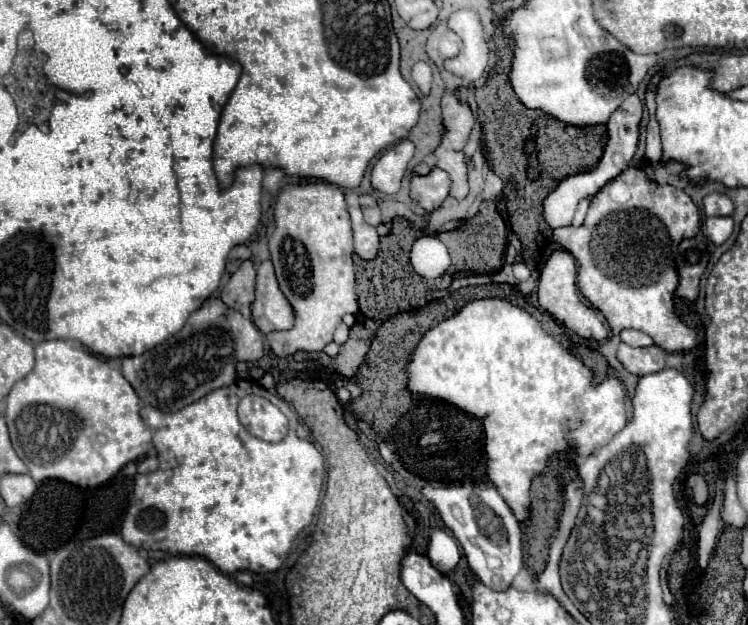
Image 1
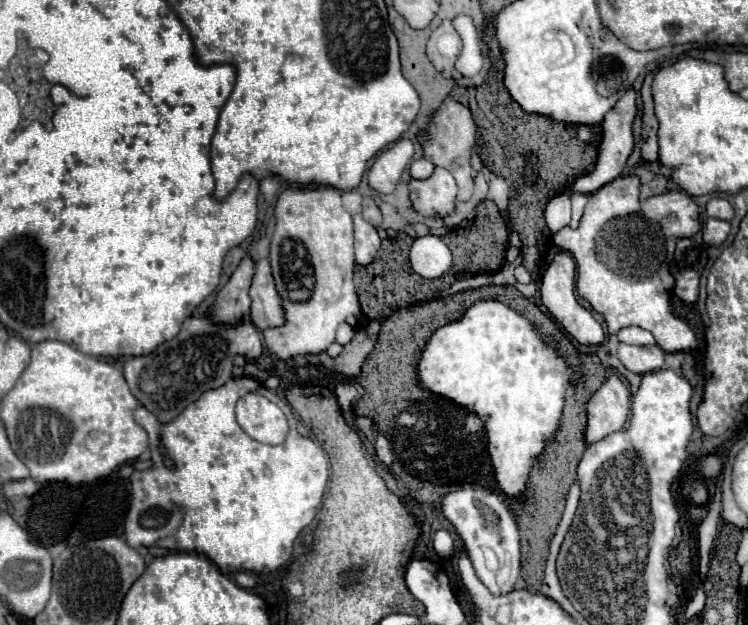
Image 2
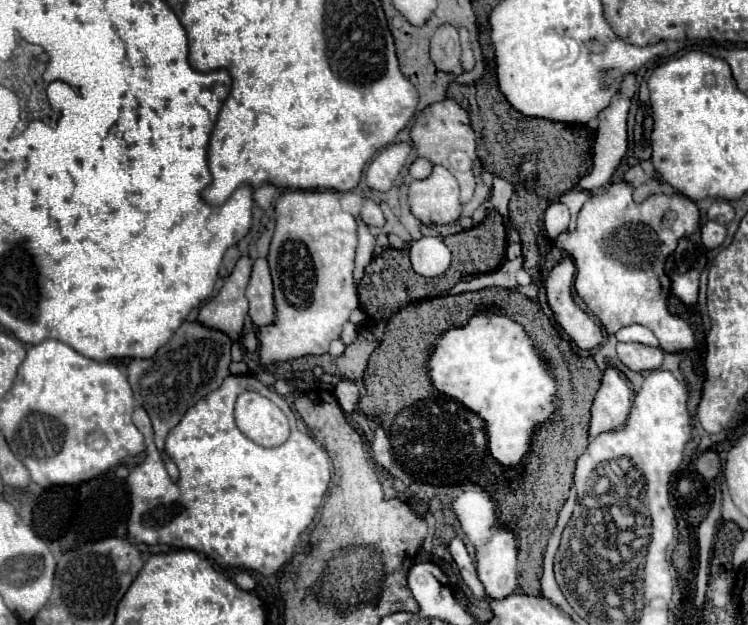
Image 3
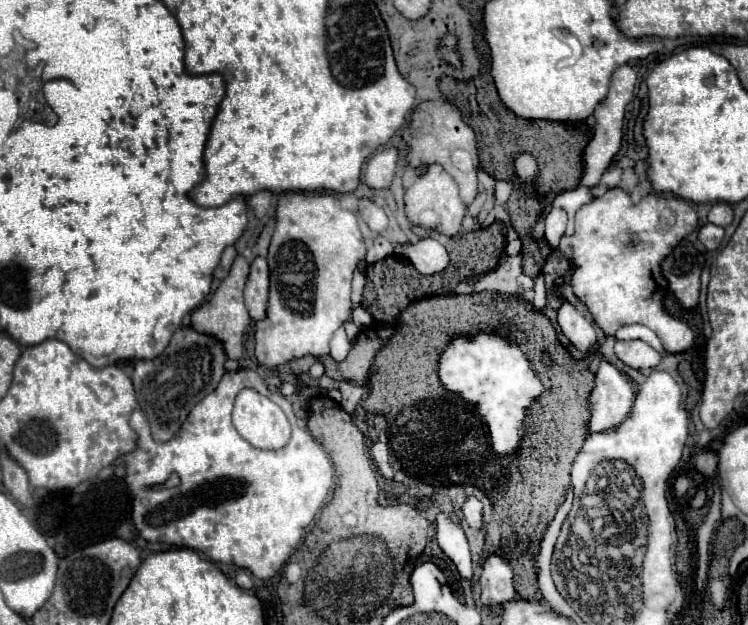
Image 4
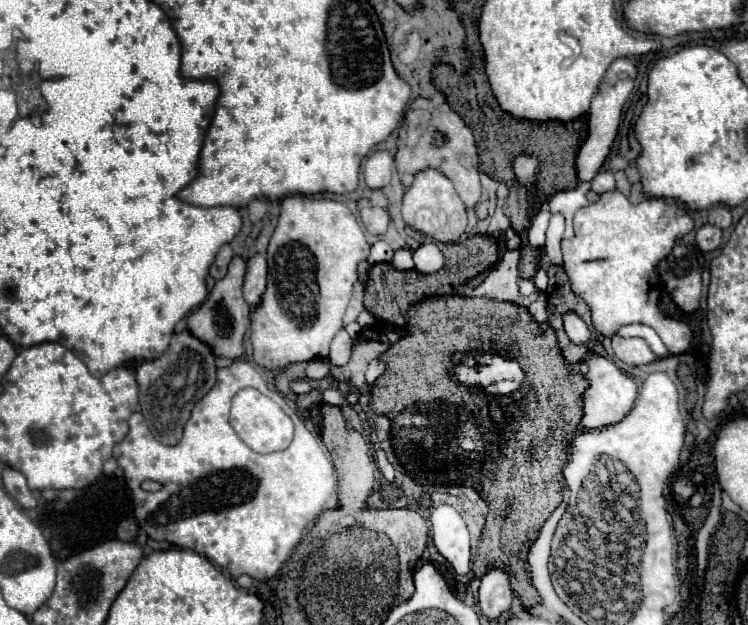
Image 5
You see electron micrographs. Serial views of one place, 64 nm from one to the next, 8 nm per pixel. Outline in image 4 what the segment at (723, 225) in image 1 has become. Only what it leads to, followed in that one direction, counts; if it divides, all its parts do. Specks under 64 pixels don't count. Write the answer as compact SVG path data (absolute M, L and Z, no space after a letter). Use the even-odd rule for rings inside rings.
M704 224L698 232L698 240L704 244L706 250L716 250L722 244L724 238L724 228L716 224Z

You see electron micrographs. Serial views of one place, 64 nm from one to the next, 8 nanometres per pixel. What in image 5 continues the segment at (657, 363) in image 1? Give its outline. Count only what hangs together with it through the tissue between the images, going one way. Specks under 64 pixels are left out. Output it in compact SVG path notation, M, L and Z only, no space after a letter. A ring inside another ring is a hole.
M614 334L612 350L614 350L616 358L620 358L622 362L626 362L630 366L640 366L640 364L648 364L648 362L656 360L654 352L648 348L648 344L642 338L622 338L622 336Z

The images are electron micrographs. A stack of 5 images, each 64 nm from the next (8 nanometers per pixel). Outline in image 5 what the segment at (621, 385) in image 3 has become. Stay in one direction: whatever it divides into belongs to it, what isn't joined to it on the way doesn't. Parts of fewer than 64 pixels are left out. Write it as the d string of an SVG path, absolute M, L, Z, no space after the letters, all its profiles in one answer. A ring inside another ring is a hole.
M593 353L587 360L588 372L585 375L589 382L589 388L583 394L583 417L581 424L584 428L602 428L620 422L632 408L636 394L638 394L638 382L634 376L622 372L612 360Z

